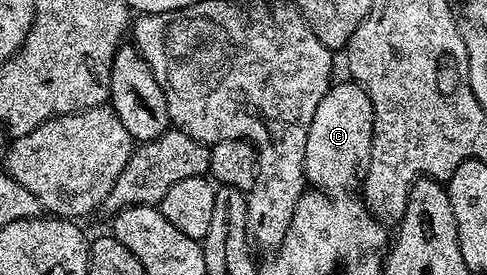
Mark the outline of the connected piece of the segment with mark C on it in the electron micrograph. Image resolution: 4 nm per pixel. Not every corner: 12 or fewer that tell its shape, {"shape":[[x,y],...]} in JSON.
{"shape":[[332,83],[309,126],[303,175],[346,189],[371,154],[375,107]]}

